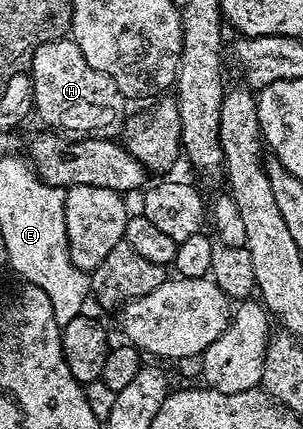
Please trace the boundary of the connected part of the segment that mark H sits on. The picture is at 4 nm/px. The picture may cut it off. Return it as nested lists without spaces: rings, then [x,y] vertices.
[[[69,37],[56,38],[53,42],[45,42],[42,46],[36,47],[34,55],[30,57],[28,73],[34,82],[33,109],[37,116],[39,114],[50,125],[47,127],[51,131],[108,139],[113,139],[123,133],[122,113],[128,106],[128,99],[120,92],[120,88],[116,88],[116,84],[112,84],[108,76],[104,76],[104,72],[96,72],[96,68],[92,68],[88,60],[84,60],[80,48]]]

